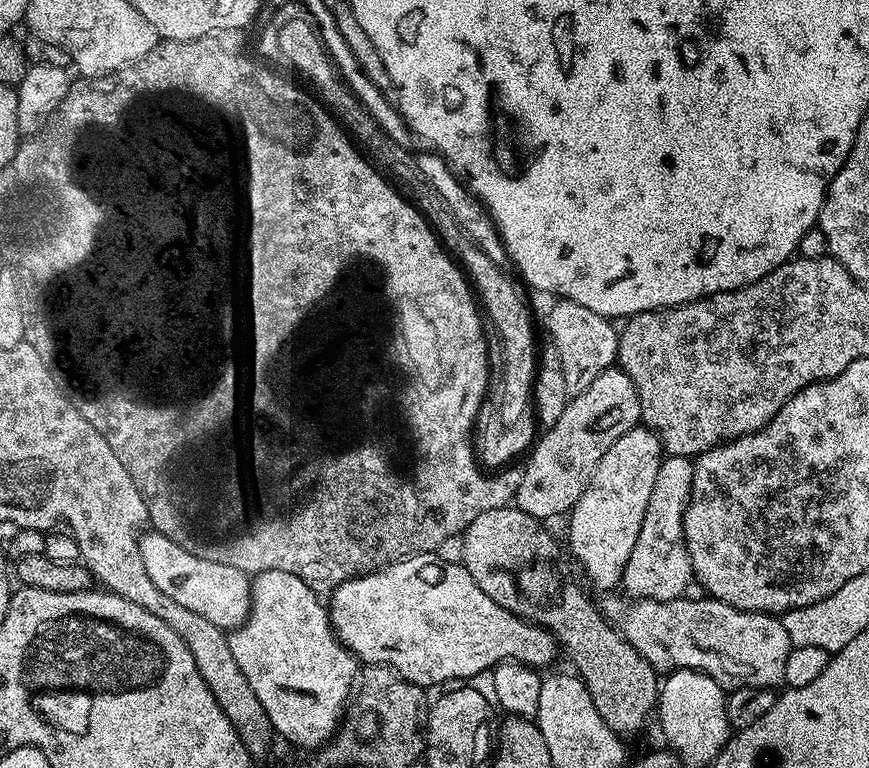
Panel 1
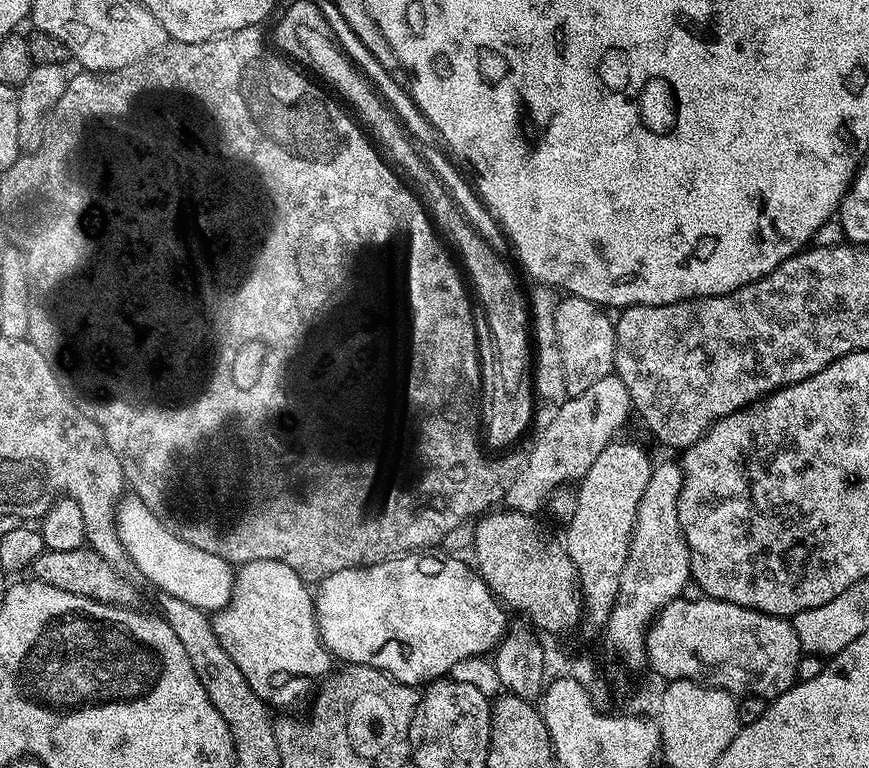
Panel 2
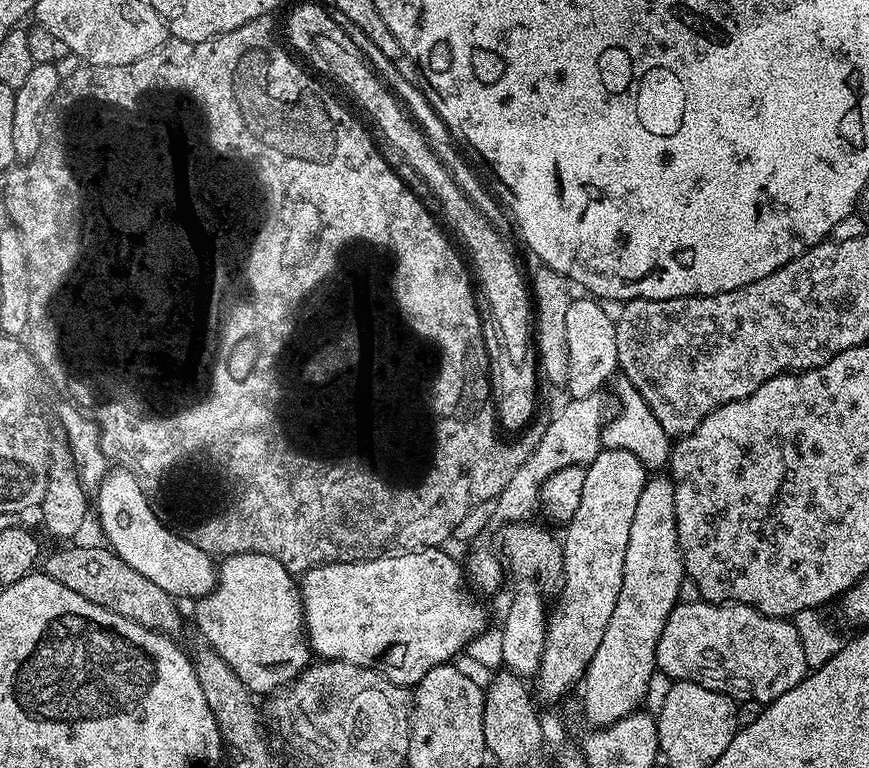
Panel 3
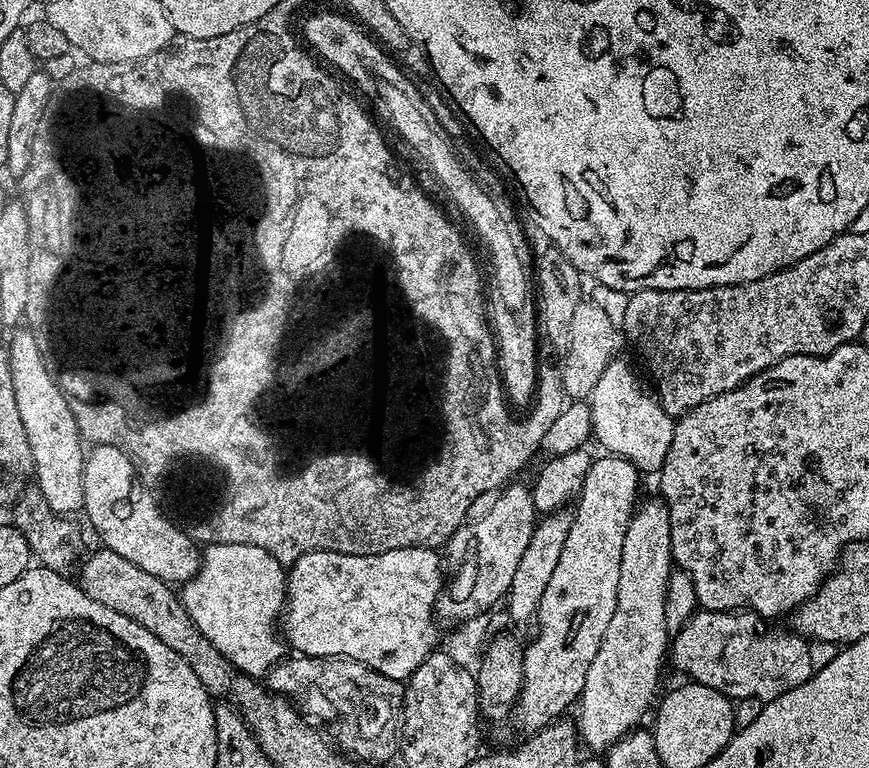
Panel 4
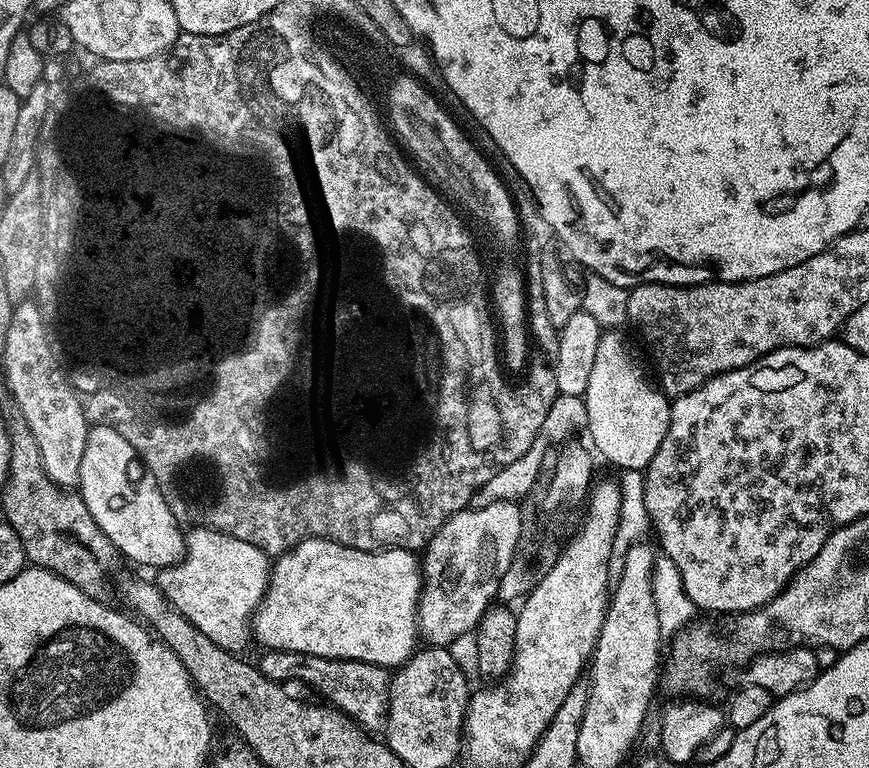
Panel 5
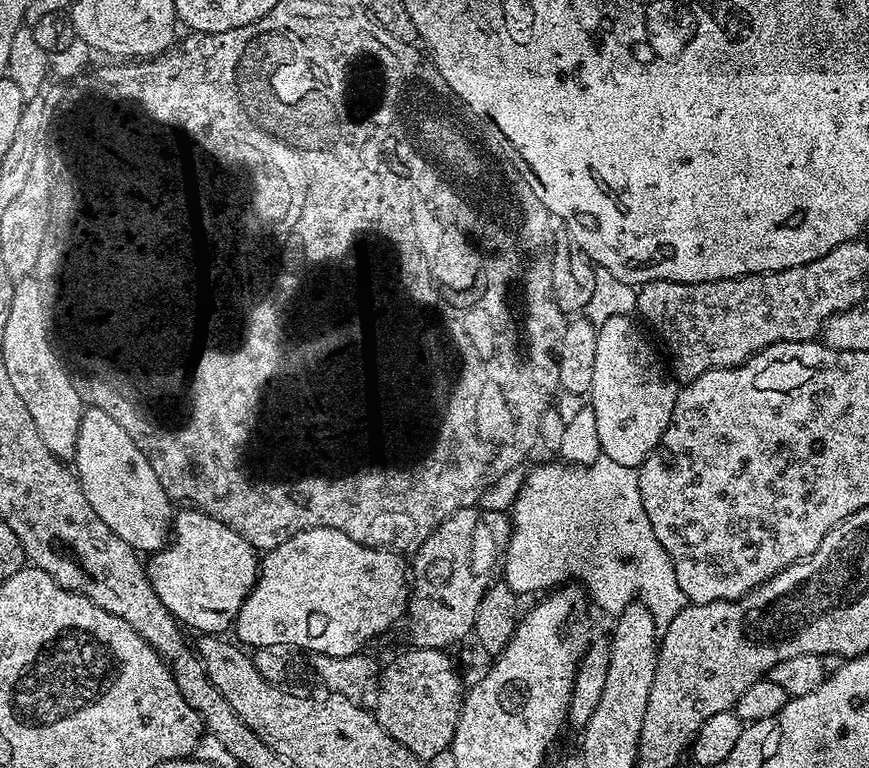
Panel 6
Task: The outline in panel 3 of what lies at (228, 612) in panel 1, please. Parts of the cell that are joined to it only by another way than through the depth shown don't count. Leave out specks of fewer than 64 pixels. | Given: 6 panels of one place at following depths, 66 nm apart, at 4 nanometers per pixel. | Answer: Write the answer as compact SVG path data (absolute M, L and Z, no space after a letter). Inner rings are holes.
M123 466L113 467L108 475L100 481L94 495L96 495L96 500L94 496L94 516L100 519L100 528L104 531L105 538L108 539L105 540L107 547L118 553L122 562L126 562L126 566L134 566L134 570L138 570L138 574L142 574L142 578L150 578L150 582L157 583L158 586L162 586L162 590L166 590L171 596L177 598L207 596L215 588L218 568L213 557L209 553L203 552L198 546L194 546L194 542L190 542L179 531L171 532L168 529L171 527L152 507L133 472Z

